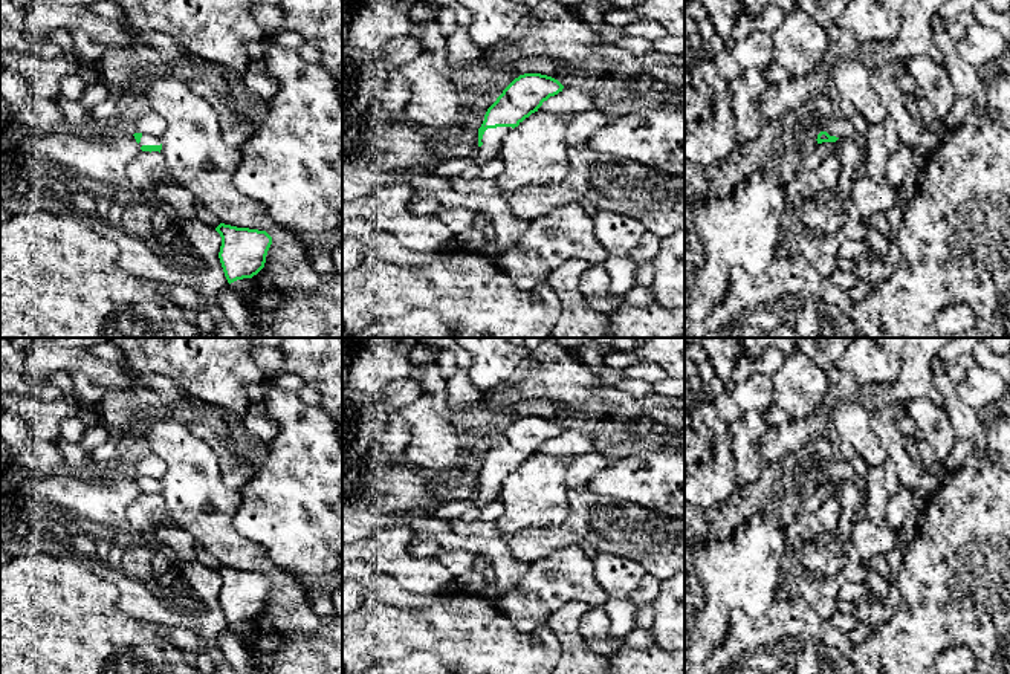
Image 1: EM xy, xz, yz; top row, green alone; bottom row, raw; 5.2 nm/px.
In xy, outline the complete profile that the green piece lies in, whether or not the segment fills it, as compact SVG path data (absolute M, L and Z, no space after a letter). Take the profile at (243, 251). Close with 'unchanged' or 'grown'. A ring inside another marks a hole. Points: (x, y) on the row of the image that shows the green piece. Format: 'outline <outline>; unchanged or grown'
outline M220 223L215 231L222 237L219 258L229 284L252 278L264 267L272 245L272 237L266 231L225 223Z; unchanged

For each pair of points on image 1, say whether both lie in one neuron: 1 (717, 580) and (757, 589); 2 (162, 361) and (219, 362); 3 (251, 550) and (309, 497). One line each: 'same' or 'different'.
1: same
2: same
3: different

